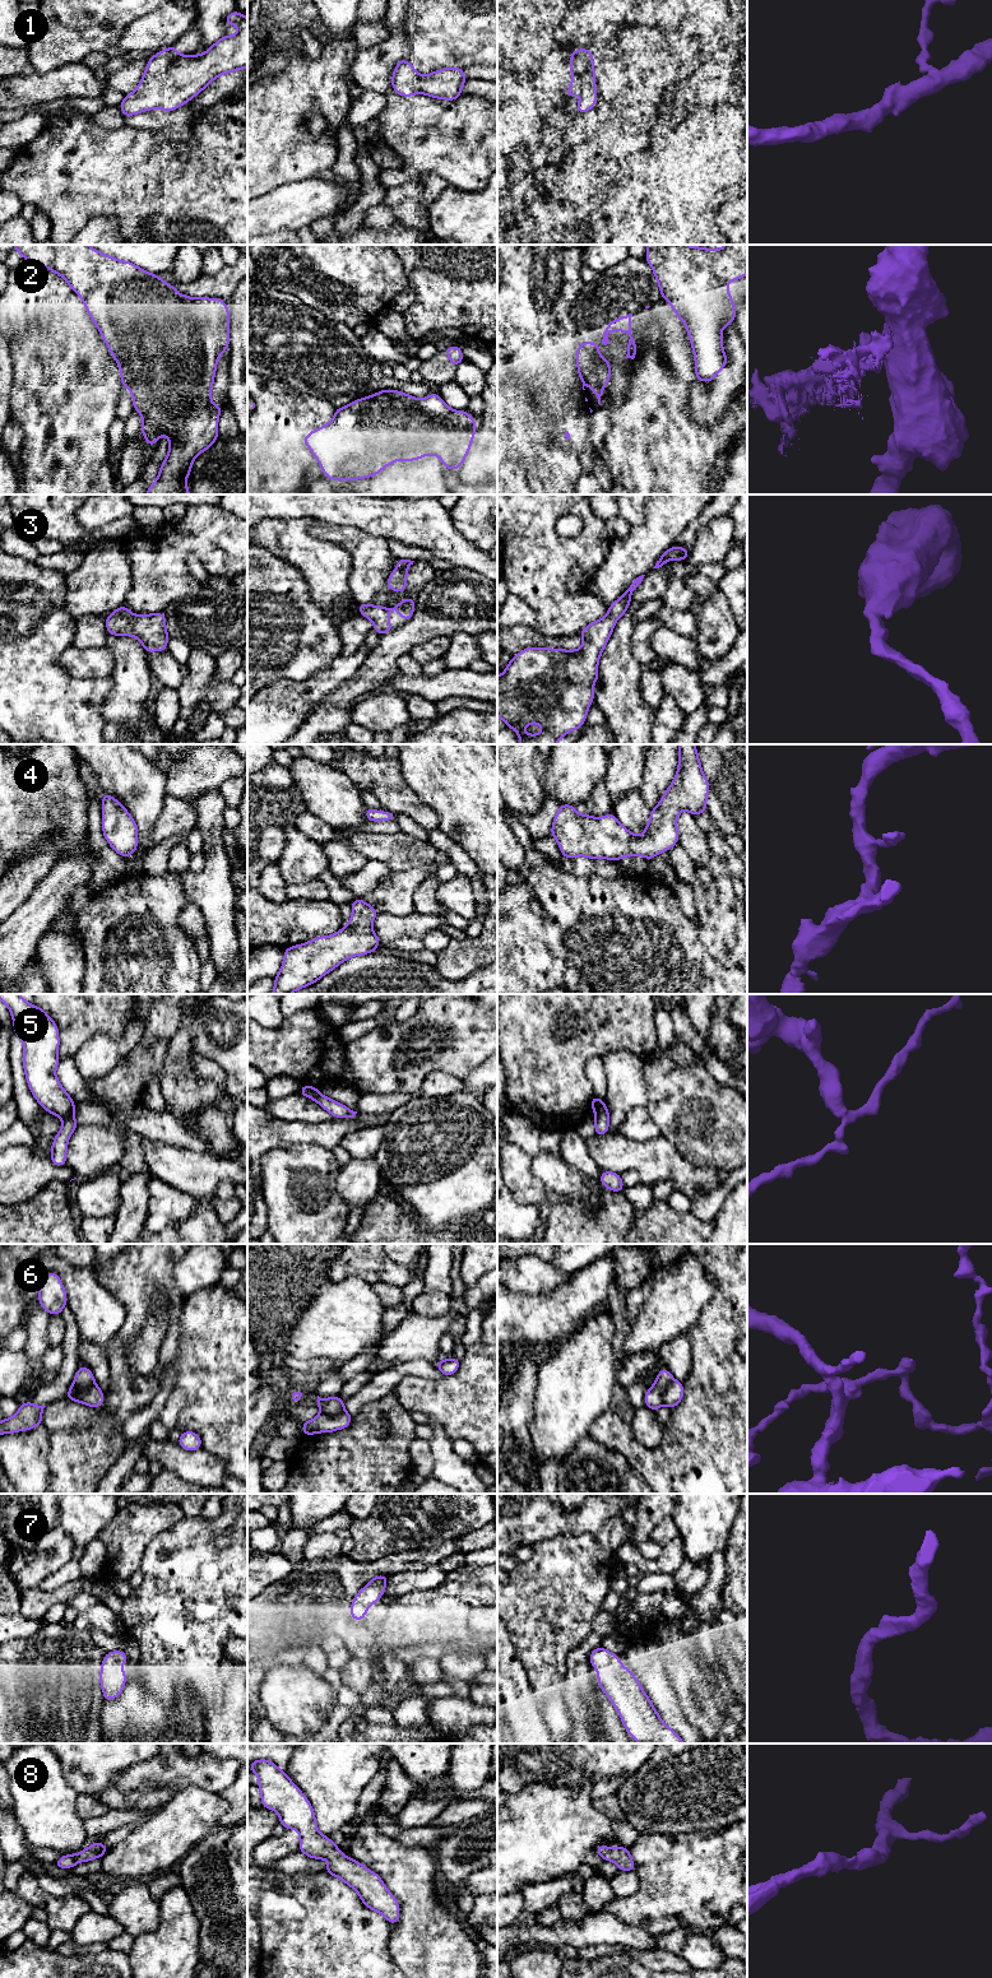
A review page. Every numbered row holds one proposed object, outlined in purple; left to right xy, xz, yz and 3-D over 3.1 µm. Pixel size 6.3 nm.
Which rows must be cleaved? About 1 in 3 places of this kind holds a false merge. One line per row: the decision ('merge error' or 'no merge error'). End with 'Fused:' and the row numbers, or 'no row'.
1: no merge error
2: no merge error
3: no merge error
4: no merge error
5: merge error
6: merge error
7: no merge error
8: no merge error
Fused: 5, 6

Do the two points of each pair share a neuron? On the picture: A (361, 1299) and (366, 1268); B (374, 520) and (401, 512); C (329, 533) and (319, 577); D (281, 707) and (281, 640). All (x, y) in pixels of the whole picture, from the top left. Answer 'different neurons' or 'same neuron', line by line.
A: different neurons
B: same neuron
C: different neurons
D: different neurons

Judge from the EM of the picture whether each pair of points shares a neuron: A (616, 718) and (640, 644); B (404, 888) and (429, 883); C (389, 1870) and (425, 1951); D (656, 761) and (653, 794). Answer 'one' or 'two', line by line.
A: two
B: two
C: one
D: one

